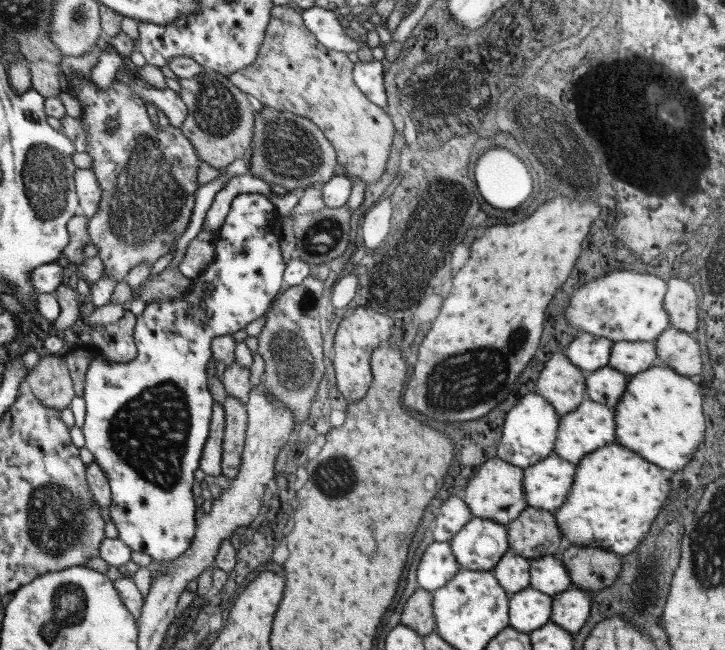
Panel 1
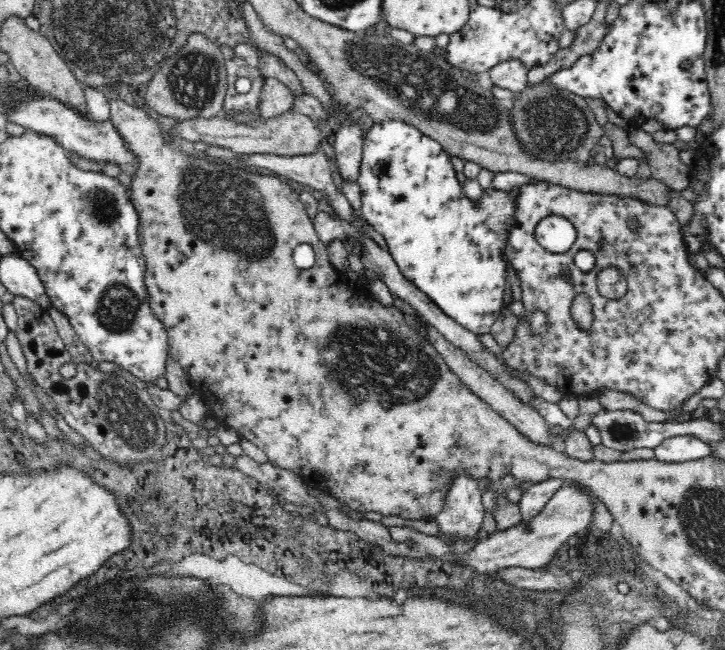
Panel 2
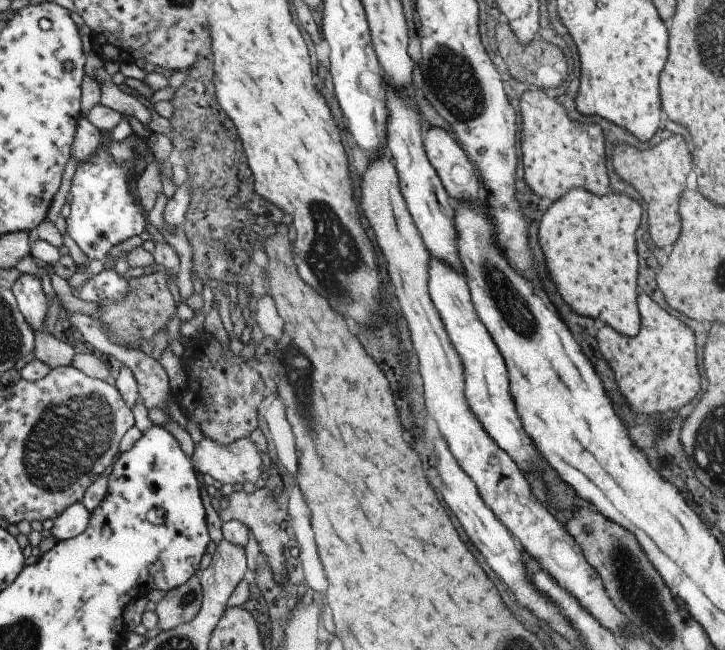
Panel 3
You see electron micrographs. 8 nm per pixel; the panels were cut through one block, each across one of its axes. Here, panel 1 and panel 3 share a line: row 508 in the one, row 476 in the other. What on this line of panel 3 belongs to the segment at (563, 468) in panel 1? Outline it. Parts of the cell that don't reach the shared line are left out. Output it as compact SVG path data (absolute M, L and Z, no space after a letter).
M435 257L428 258L427 274L429 298L462 364L463 391L467 406L480 422L483 430L515 462L521 472L533 473L544 482L548 503L563 511L565 516L570 517L578 500L571 493L569 487L561 482L555 472L549 468L545 460L538 454L531 439L525 434L509 392L505 363L492 341L491 335L477 318L471 304L466 278L452 266Z

